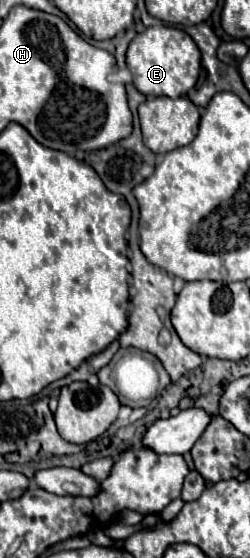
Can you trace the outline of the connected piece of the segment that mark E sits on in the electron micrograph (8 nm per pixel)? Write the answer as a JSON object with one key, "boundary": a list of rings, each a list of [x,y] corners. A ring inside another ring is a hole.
{"boundary":[[[159,25],[147,27],[143,33],[135,35],[127,49],[127,65],[133,73],[133,85],[143,95],[167,95],[179,97],[197,83],[201,71],[201,53],[195,41],[181,29]]]}

